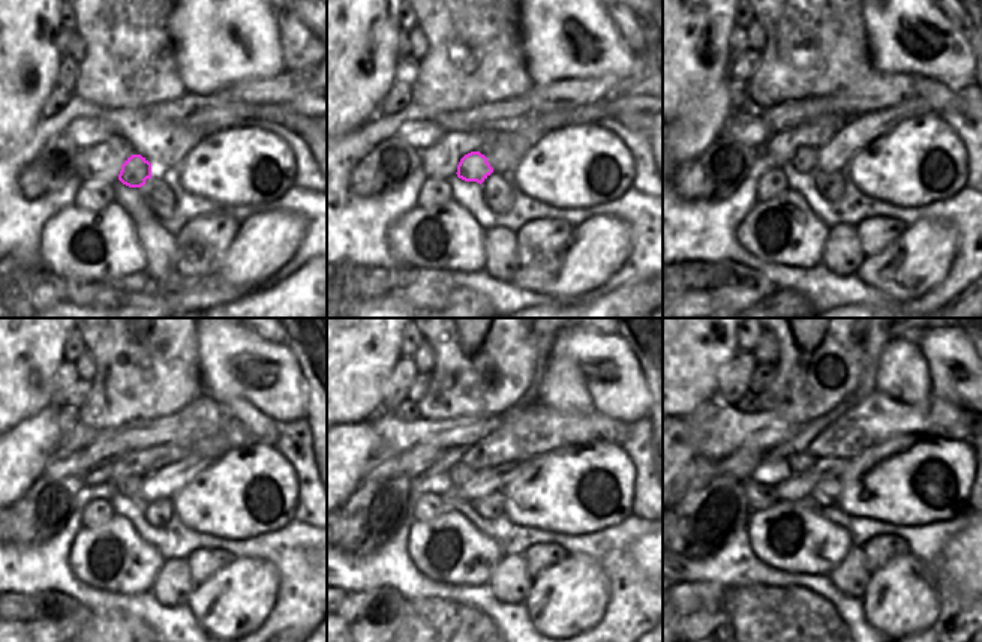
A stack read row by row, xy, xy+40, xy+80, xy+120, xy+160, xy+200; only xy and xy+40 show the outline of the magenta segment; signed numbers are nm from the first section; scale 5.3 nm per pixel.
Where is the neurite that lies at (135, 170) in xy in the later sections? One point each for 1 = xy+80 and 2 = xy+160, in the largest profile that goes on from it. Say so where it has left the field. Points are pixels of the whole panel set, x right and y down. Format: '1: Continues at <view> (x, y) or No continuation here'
1: Continues at xy+80 (805, 159)
2: Continues at xy+160 (459, 474)

